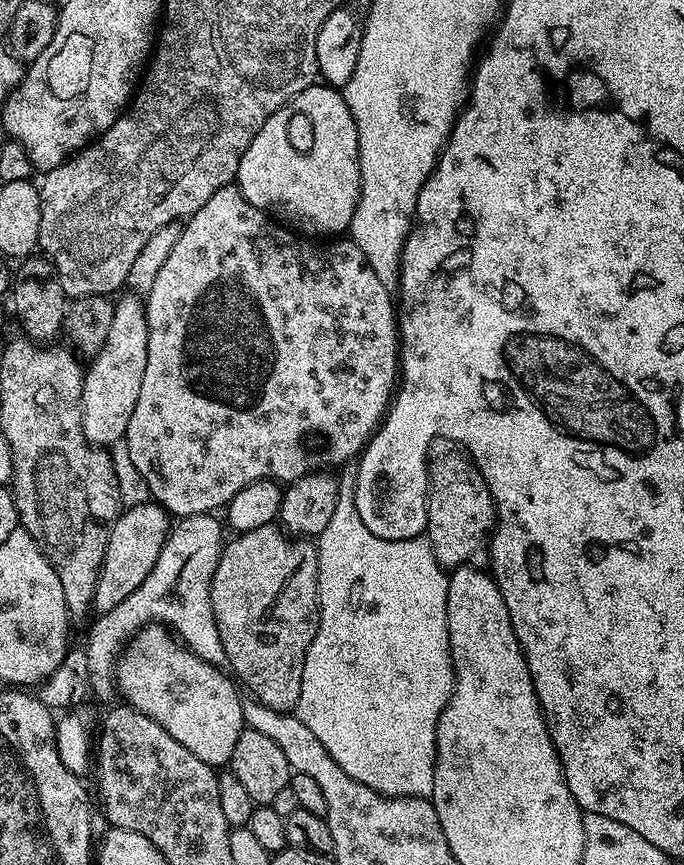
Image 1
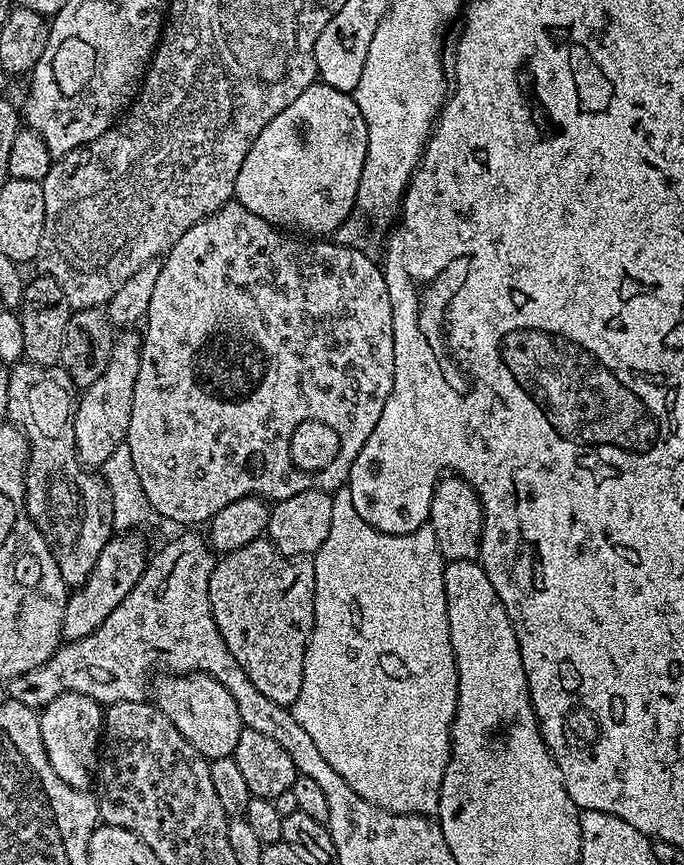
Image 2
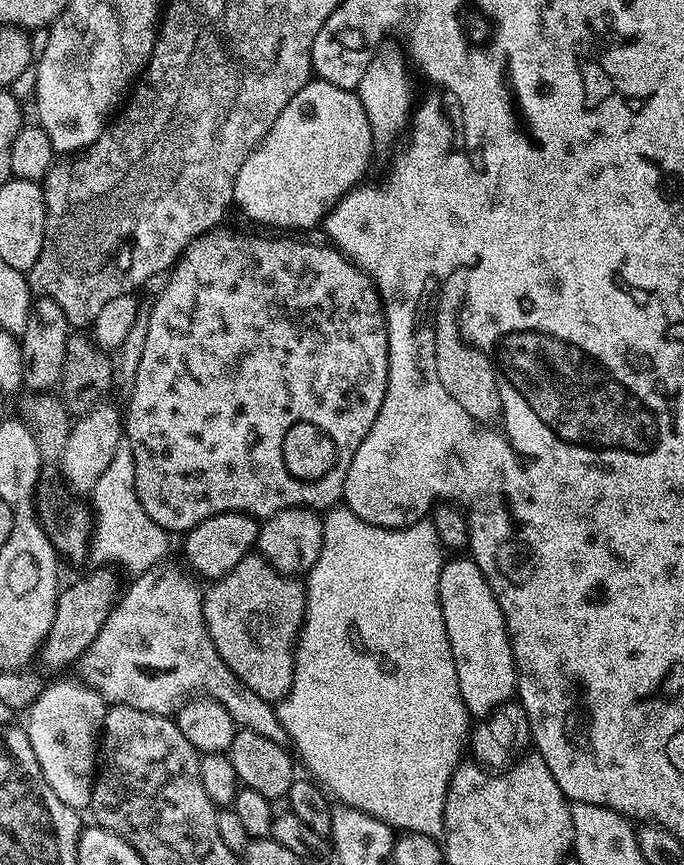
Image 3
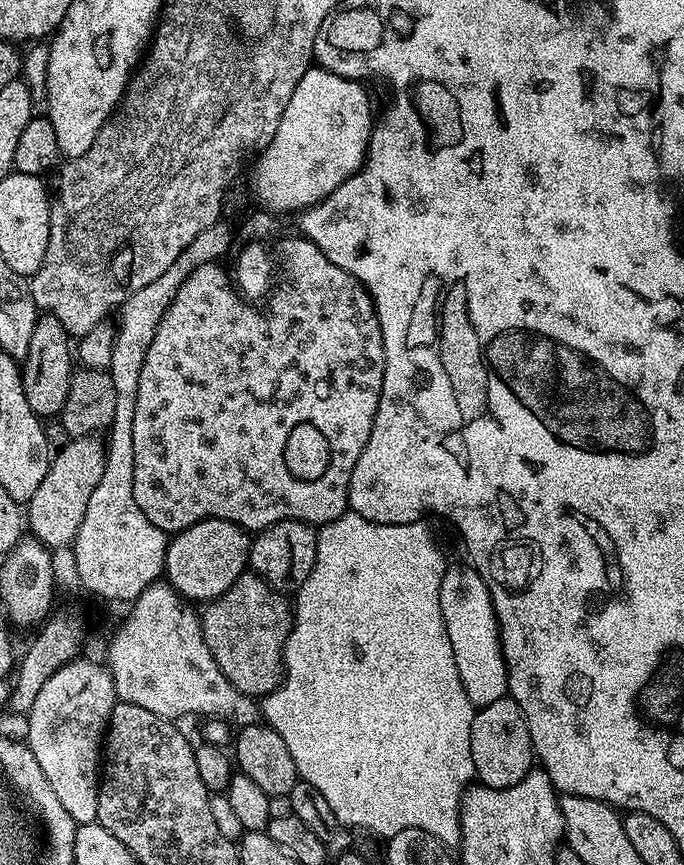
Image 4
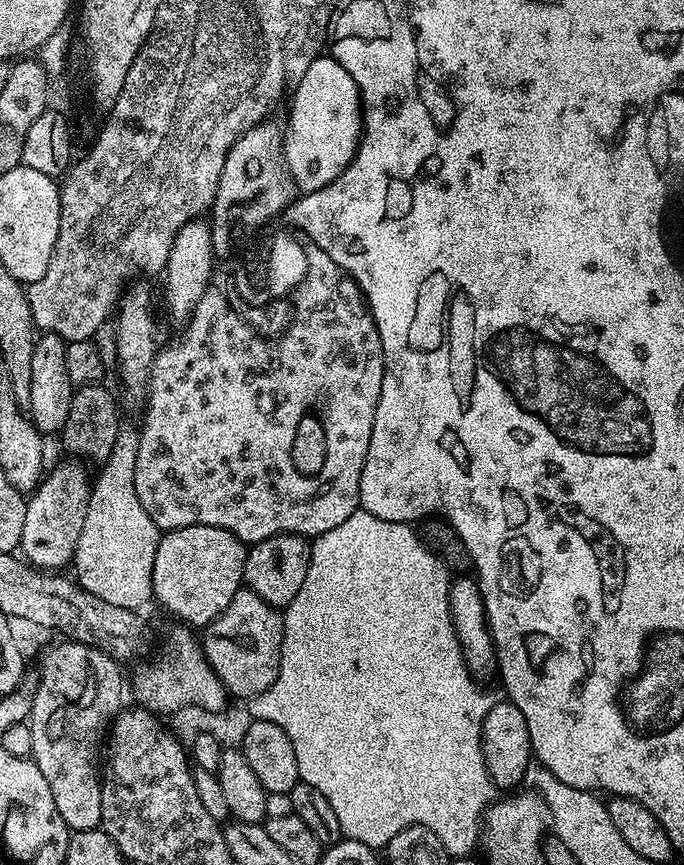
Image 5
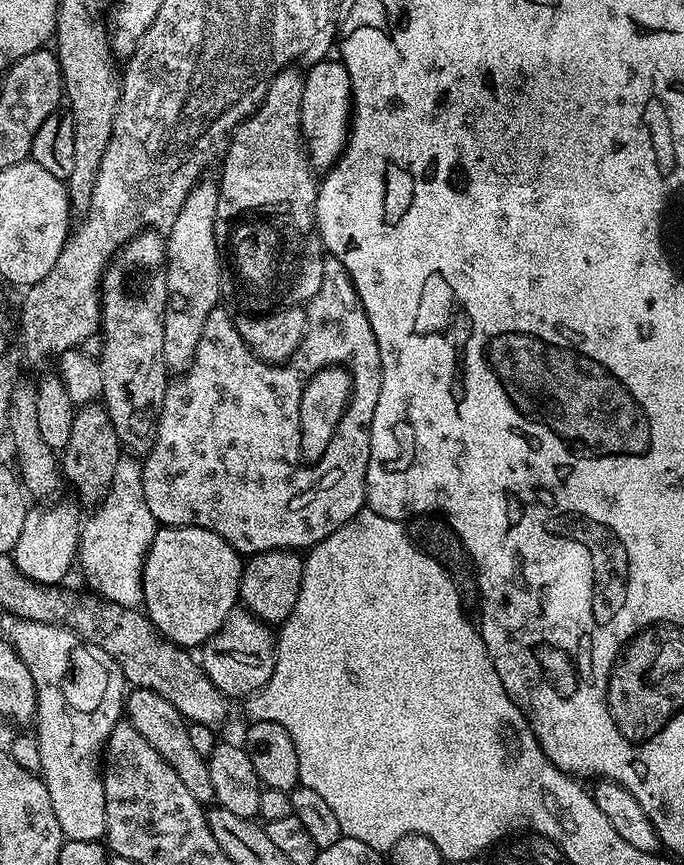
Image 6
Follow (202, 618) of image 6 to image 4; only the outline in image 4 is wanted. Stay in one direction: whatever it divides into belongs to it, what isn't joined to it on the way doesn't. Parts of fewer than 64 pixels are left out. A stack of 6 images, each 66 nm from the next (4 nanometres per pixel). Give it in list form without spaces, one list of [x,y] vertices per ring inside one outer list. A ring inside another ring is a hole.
[[[203,520],[194,526],[175,533],[168,541],[165,551],[163,575],[179,596],[189,602],[216,600],[249,567],[248,555],[253,537],[245,529],[229,520]]]

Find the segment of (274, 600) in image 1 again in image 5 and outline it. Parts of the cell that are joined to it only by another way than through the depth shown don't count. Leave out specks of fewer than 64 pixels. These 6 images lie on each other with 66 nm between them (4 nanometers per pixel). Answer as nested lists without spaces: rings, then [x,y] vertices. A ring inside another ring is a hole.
[[[241,590],[230,598],[230,606],[203,629],[202,647],[212,672],[218,674],[229,693],[236,698],[251,698],[265,692],[278,678],[283,637],[281,609],[270,606],[258,594]]]

